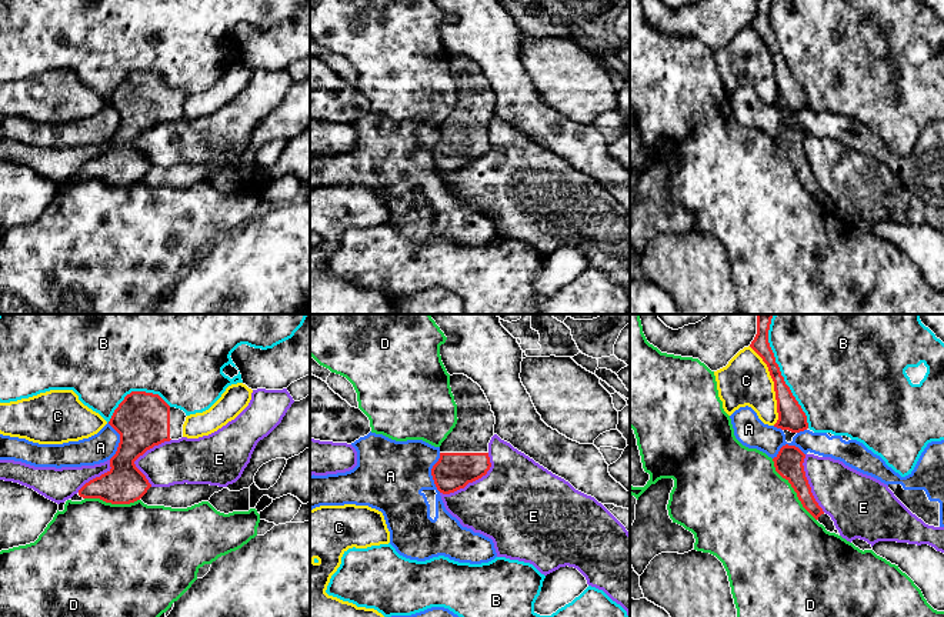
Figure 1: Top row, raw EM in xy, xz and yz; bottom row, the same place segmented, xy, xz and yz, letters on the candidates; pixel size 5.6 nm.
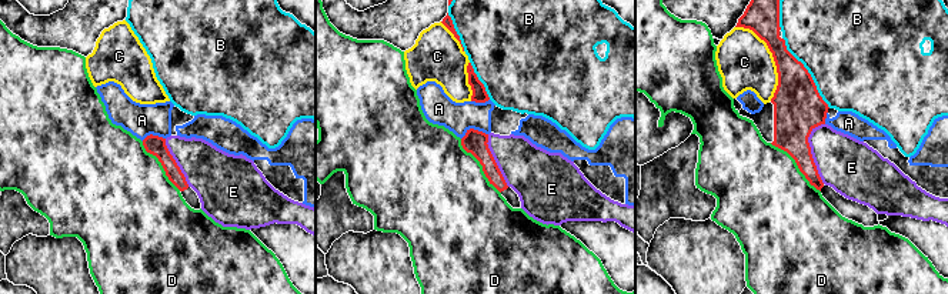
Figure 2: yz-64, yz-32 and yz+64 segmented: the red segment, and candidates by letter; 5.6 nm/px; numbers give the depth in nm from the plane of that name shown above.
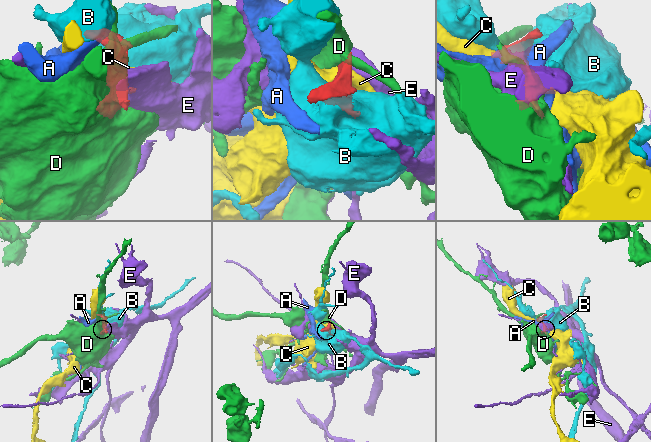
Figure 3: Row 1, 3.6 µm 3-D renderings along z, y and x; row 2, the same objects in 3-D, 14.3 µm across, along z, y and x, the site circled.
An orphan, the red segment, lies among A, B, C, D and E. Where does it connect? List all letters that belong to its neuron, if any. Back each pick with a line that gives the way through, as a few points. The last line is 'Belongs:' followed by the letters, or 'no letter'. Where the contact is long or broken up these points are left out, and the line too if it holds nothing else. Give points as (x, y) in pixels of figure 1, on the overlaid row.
Belongs: no letter

